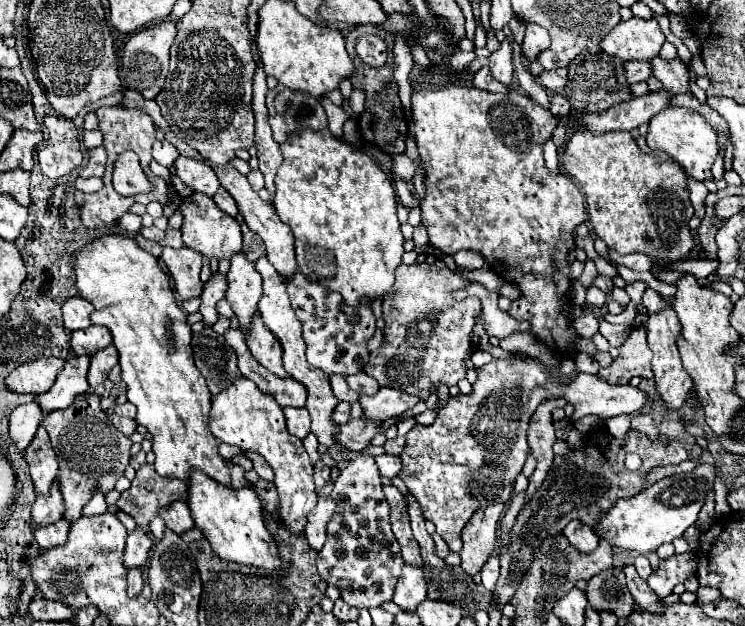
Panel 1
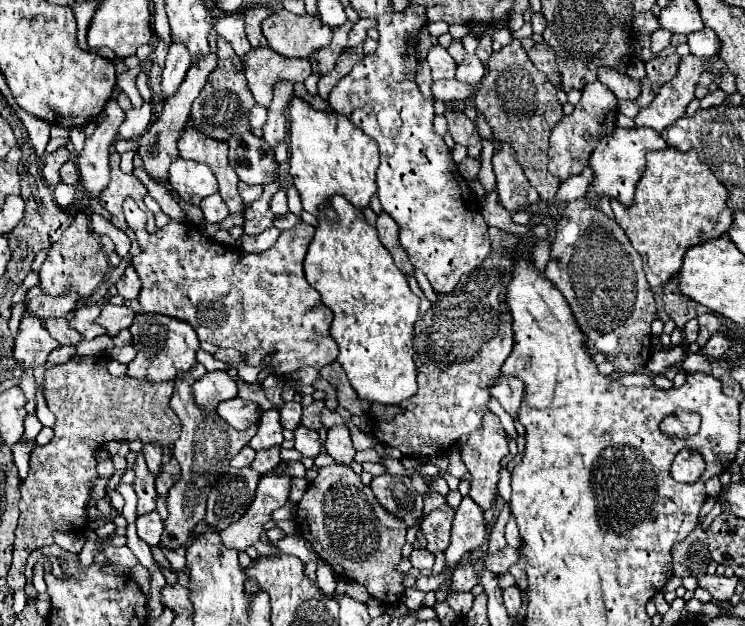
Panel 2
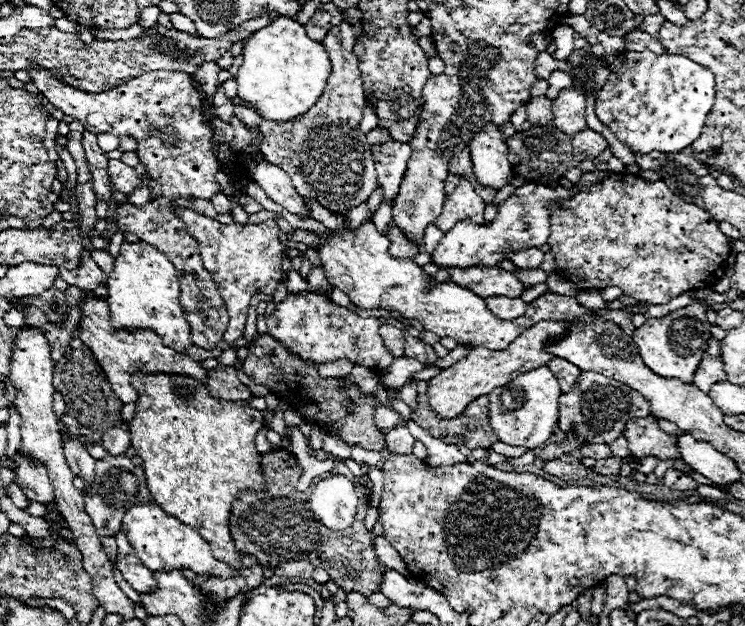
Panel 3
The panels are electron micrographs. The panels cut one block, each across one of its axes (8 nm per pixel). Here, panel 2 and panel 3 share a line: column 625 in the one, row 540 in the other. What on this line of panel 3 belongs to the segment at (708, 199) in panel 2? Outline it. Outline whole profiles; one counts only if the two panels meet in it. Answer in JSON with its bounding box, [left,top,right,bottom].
[128,372,264,602]

